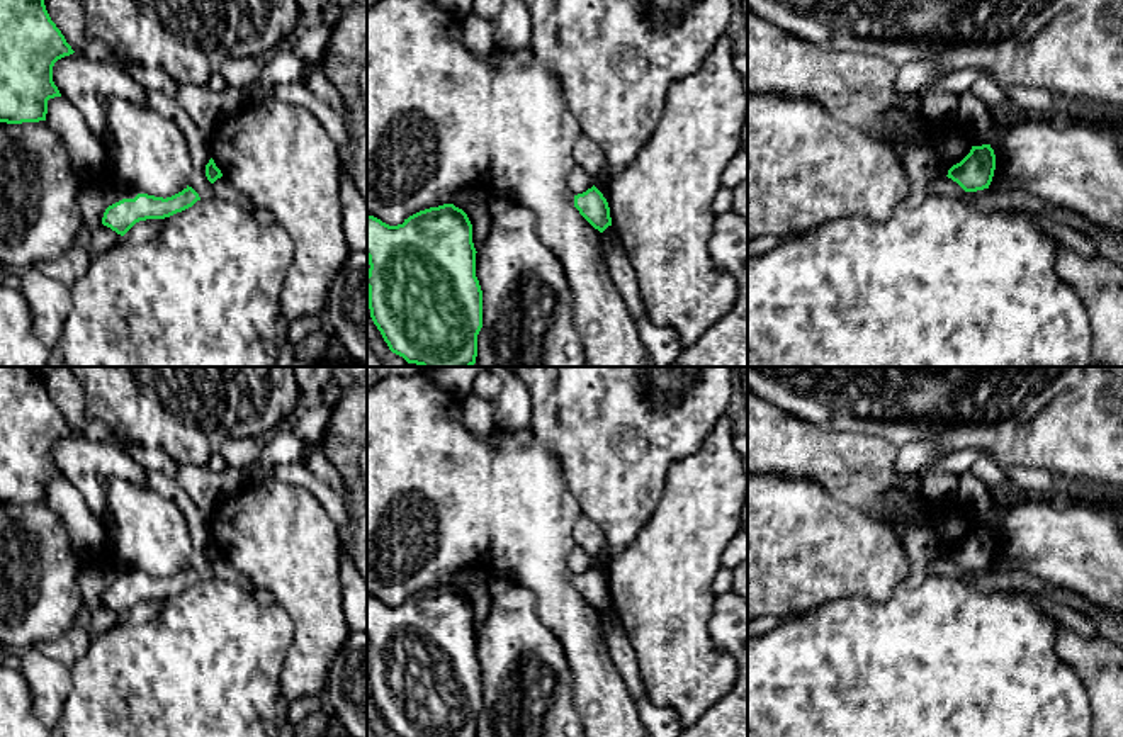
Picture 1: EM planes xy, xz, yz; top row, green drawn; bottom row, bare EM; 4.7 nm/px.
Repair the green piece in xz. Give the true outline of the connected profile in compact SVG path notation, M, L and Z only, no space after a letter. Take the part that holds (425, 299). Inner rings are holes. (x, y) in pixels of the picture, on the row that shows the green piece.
M454 204L389 226L367 216L370 318L389 350L421 367L472 367L482 290L467 214Z

